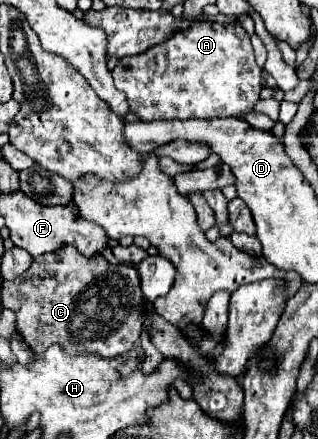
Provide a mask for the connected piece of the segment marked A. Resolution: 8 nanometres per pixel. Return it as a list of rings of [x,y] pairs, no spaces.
[[[195,22],[189,30],[185,32],[177,32],[173,34],[169,40],[137,54],[137,56],[125,56],[117,62],[117,66],[113,68],[113,80],[115,86],[119,90],[125,90],[127,98],[129,98],[129,106],[131,112],[137,114],[141,120],[187,120],[187,118],[215,118],[215,116],[245,116],[247,112],[253,110],[255,102],[259,100],[259,92],[261,92],[261,68],[255,64],[255,56],[253,56],[253,48],[251,48],[251,40],[247,36],[247,32],[241,28],[241,24],[233,24],[233,26],[221,26],[221,24],[211,24],[211,22]]]

